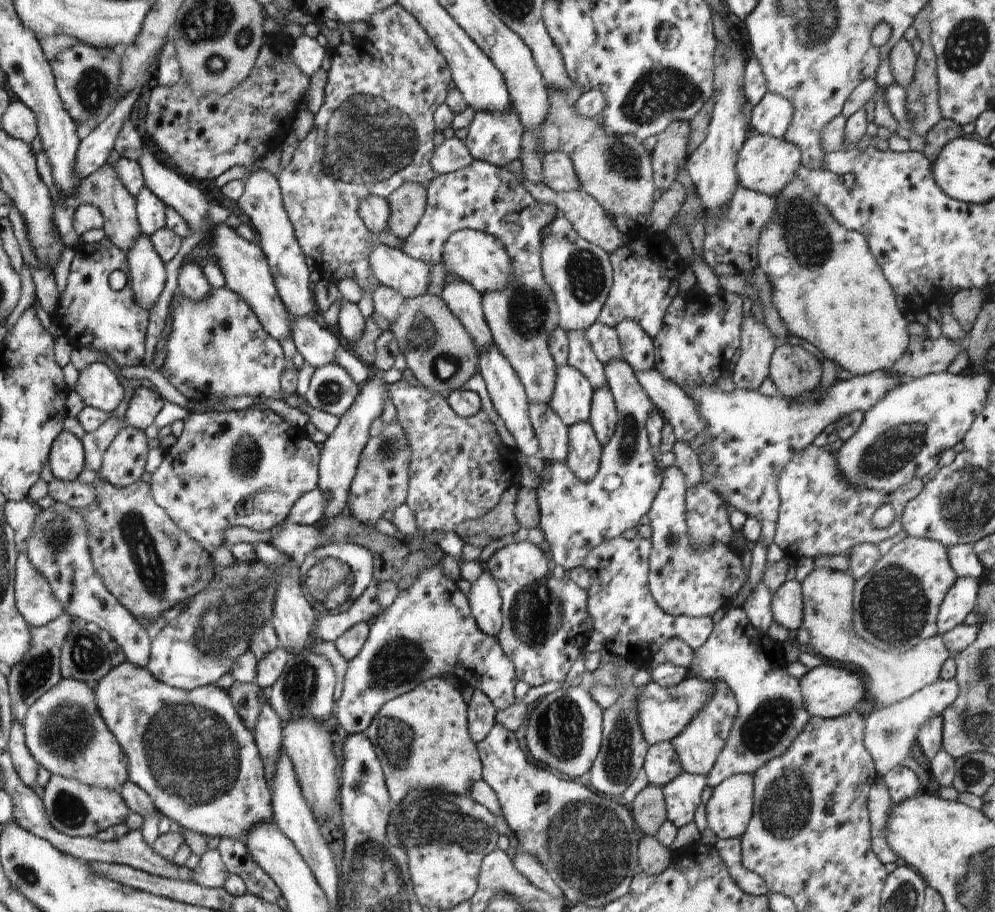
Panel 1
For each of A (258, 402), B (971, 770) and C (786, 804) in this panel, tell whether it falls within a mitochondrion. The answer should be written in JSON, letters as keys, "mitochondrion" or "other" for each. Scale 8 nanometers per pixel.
{"A":"other","B":"mitochondrion","C":"mitochondrion"}

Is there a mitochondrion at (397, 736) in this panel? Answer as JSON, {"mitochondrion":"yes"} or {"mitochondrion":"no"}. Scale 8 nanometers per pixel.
{"mitochondrion":"yes"}

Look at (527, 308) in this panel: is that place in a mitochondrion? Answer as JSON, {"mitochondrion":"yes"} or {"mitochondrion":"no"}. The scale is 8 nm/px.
{"mitochondrion":"yes"}

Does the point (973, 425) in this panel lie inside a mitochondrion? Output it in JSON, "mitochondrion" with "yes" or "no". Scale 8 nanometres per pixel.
{"mitochondrion":"no"}

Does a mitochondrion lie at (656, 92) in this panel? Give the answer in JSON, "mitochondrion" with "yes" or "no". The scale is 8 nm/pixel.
{"mitochondrion":"yes"}

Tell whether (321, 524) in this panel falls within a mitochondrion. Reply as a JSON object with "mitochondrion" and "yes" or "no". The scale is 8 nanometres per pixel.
{"mitochondrion":"no"}

